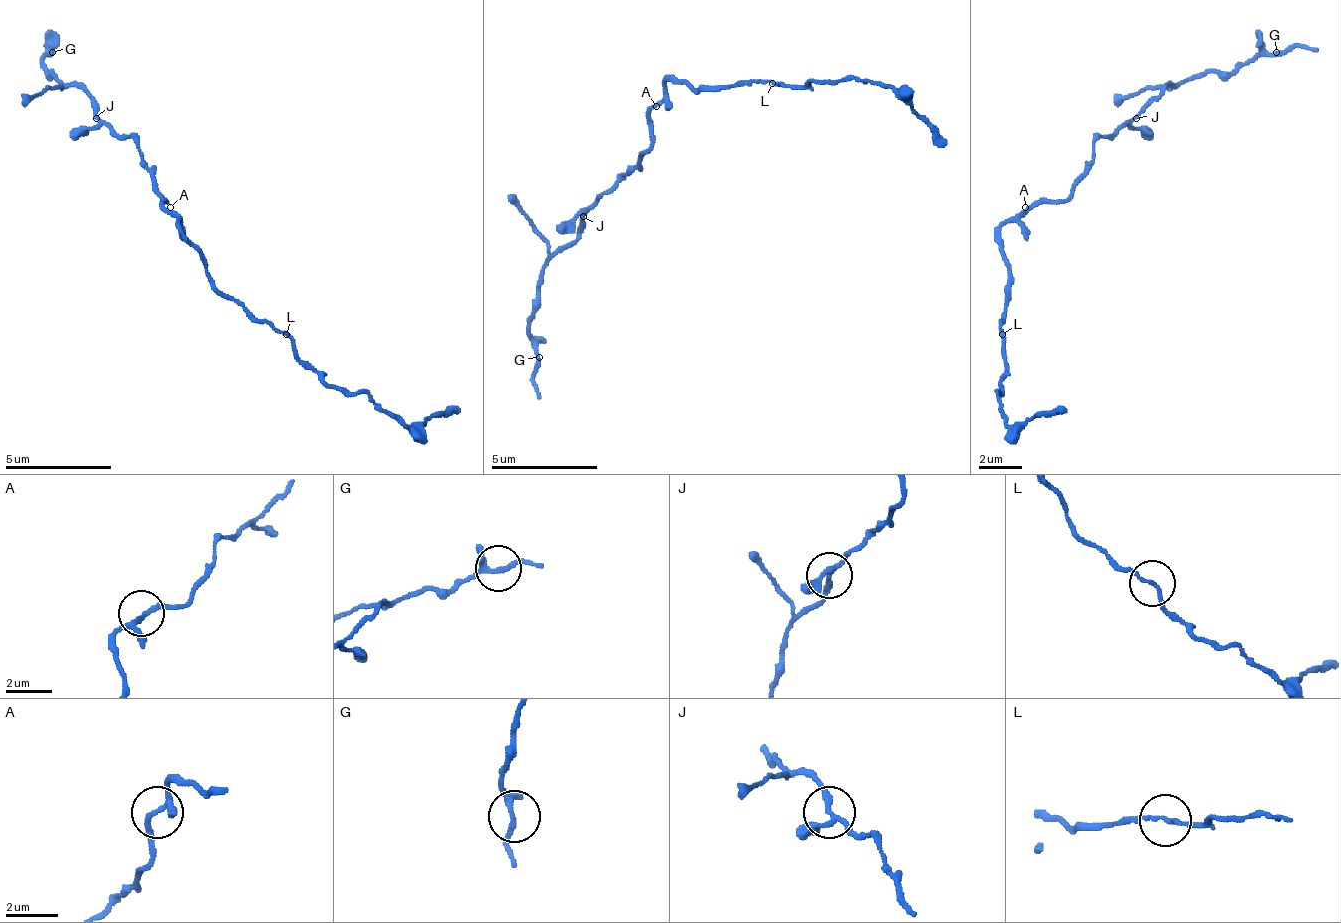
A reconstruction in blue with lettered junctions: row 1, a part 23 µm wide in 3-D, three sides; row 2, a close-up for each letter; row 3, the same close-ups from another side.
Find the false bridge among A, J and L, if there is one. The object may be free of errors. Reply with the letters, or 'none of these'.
none of these

